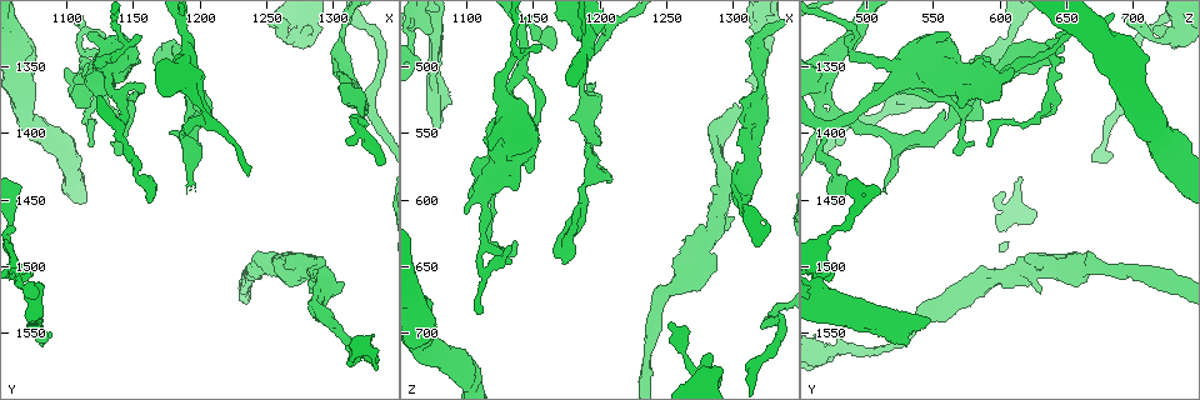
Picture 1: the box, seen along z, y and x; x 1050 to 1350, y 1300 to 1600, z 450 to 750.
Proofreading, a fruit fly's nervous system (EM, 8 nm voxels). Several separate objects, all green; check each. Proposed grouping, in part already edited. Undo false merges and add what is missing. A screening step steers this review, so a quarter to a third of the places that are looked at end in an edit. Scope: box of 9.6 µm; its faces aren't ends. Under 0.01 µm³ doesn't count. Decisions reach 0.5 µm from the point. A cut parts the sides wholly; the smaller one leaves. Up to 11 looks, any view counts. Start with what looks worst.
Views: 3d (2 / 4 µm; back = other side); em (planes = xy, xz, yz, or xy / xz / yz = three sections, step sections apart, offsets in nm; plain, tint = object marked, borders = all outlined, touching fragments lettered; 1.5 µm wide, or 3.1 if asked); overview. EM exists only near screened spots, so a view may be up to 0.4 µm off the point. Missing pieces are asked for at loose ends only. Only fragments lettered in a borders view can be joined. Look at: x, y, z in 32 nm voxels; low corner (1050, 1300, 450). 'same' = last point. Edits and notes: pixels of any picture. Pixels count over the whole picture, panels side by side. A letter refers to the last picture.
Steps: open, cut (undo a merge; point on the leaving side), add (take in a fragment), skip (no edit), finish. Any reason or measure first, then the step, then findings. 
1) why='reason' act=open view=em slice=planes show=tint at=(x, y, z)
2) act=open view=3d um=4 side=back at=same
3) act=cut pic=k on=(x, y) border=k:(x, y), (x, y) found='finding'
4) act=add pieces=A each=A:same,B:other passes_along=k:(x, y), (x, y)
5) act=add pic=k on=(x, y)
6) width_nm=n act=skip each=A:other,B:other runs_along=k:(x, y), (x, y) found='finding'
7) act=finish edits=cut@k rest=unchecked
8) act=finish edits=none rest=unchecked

why='thin end' act=open view=3d um=4 side=back at=(1190, 1440, 516)

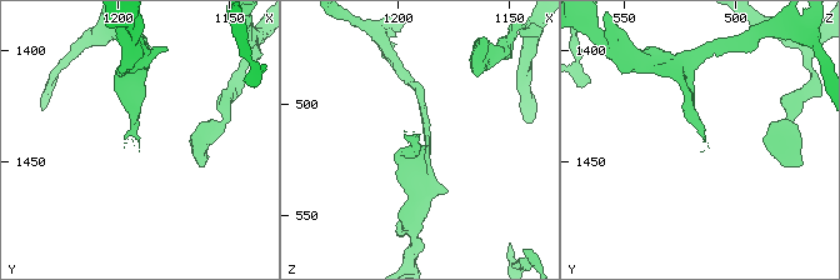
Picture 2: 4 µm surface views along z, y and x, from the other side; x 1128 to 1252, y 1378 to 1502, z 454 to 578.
why='shape alone is not enough' act=open view=em slice=planes show=tint at=(1190, 1440, 513)

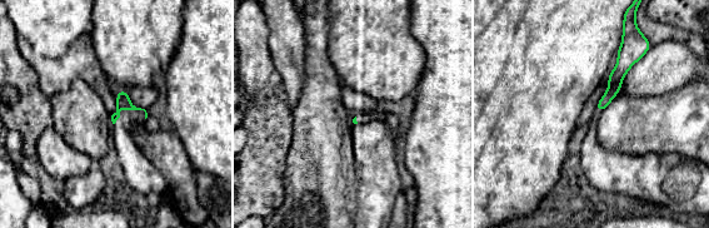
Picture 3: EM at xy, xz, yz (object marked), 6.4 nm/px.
act=open view=em slice=planes show=borders at=same

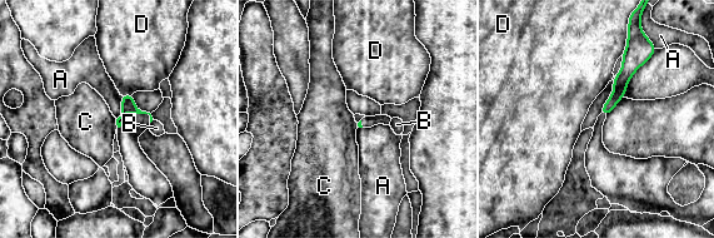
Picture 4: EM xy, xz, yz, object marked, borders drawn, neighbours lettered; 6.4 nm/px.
act=skip each=A:other,B:other,C:other,D:other border=4:(115, 119), (118, 127) found='no lettered fragment goes on from it'

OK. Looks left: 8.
why='branch stops here' act=open view=em slice=planes show=borders at=(1078, 1540, 548)

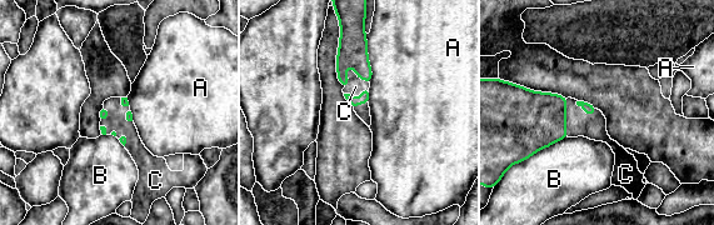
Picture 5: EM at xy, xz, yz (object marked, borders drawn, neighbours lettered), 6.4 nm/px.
longest_contact=A:320nm act=add pieces=C each=A:other,B:other,C:same found='it goes on there'

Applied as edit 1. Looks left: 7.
why='free end' act=open view=3d um=4 side=back at=(1172, 1336, 646)

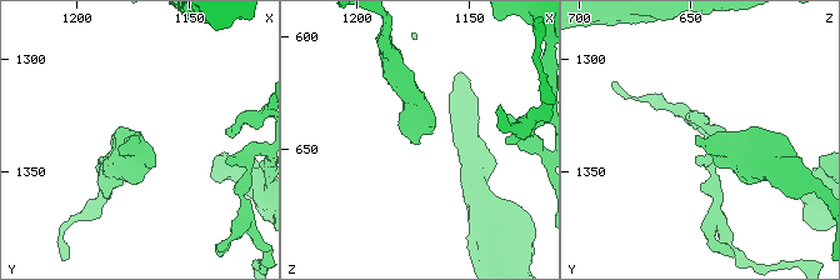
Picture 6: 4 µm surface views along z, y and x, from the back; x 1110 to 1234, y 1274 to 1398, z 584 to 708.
act=open view=em slice=xz step=4 show=borders at=(1174, 1335, 647)

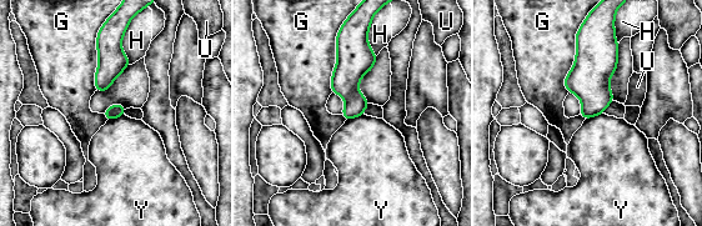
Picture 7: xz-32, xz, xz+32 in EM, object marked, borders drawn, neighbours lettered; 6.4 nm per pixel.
act=open view=em slice=planes show=borders at=same

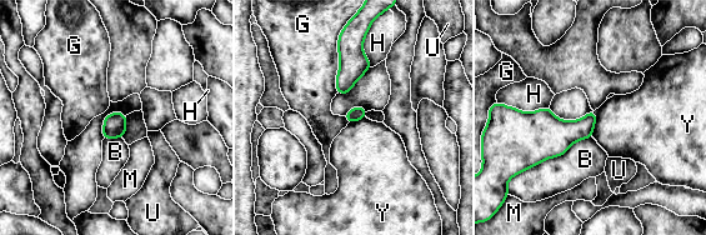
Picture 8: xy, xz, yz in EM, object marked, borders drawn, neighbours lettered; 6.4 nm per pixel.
act=skip each=B:other,G:other,H:other,M:other,U:other,Y:other border=8:(595, 110), (595, 125), (591, 136) found='no lettered fragment goes on from it'

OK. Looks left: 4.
why='thin neck' act=open view=3d um=2 at=(1146, 1336, 488)

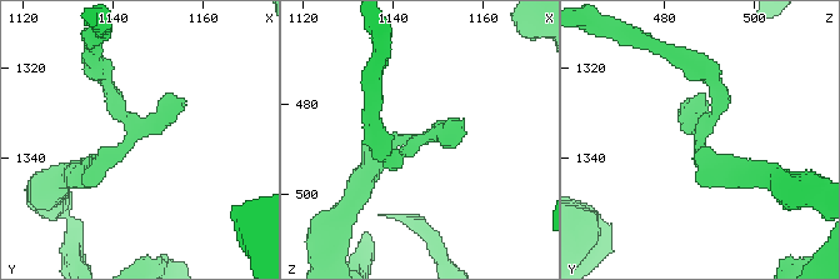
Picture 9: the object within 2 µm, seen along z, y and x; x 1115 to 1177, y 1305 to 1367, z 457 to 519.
act=open view=em slice=yz step=4 show=borders at=(1144, 1335, 490)

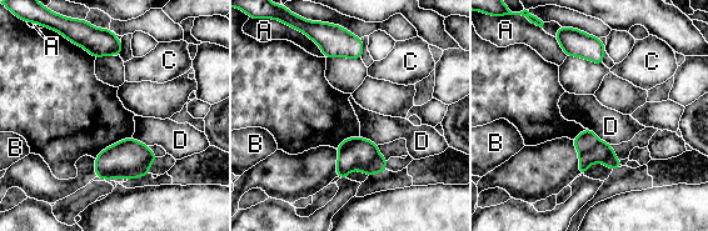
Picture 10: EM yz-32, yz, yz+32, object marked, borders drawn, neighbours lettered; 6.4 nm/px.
act=cut pic=10 on=(602, 152) each=A:other,B:other,C:other,D:other border=10:(598, 140), (593, 147), (579, 155) found='a second neuron is stuck on'

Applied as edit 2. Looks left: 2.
act=finish edits=add@5,cut@10 rest=unchecked

